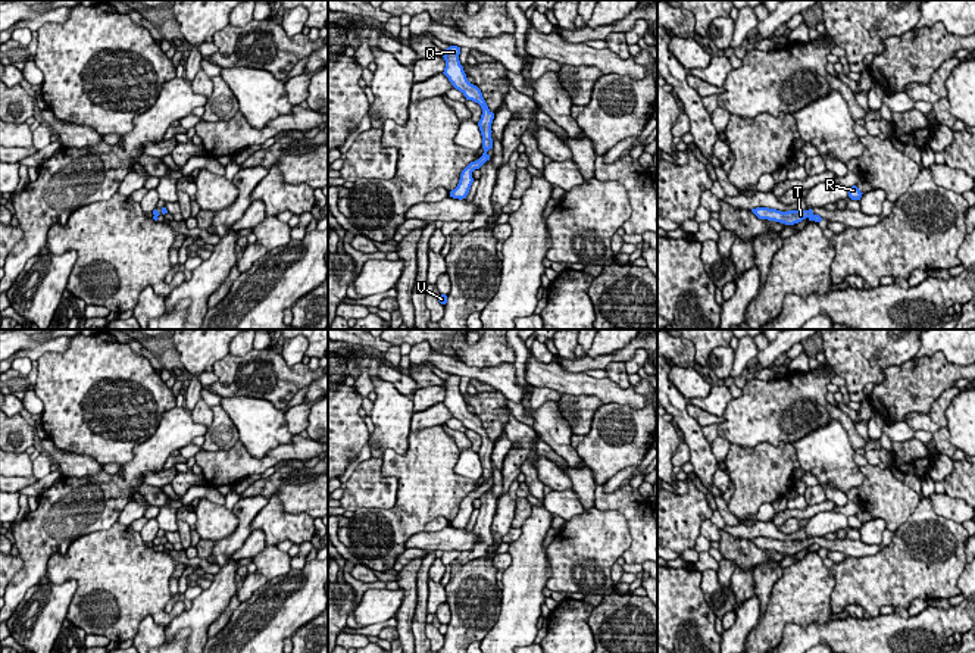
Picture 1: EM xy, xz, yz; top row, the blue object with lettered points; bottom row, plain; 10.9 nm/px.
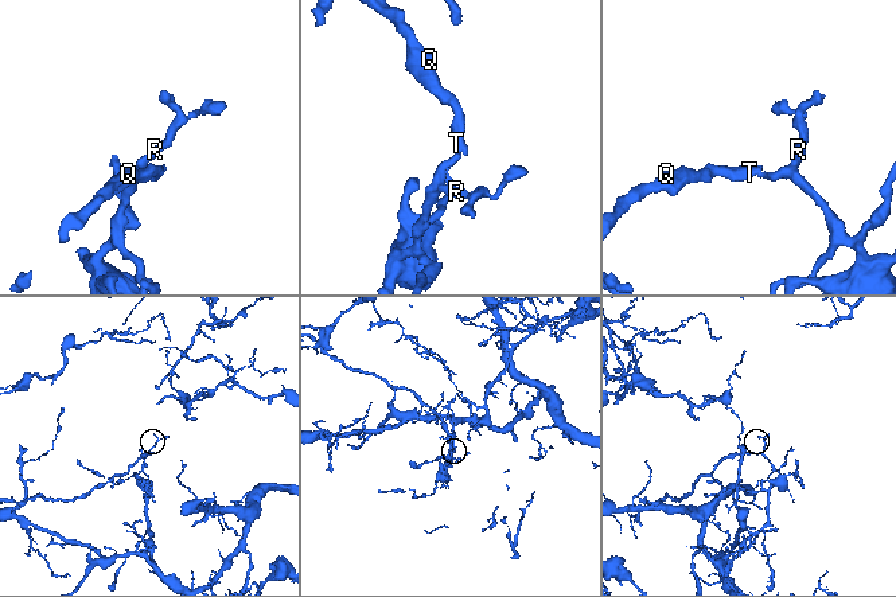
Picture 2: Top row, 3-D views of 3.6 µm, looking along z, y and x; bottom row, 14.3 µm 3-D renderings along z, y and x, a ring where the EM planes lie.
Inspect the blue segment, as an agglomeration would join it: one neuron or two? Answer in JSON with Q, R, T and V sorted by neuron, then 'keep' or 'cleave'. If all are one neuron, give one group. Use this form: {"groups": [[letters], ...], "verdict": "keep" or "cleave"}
{"groups": [["Q", "T"], ["R", "V"]], "verdict": "cleave"}

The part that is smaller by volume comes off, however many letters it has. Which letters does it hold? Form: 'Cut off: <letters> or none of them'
Cut off: Q, T

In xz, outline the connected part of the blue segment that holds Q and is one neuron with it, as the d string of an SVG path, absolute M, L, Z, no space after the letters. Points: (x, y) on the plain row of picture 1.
M450 375L444 379L443 387L446 390L446 397L443 403L449 407L451 415L466 427L466 429L472 429L481 435L482 444L478 456L482 465L482 478L484 482L487 482L490 478L493 478L491 453L494 449L494 443L488 438L481 419L468 410L463 396L459 390L459 384L460 377L457 375Z

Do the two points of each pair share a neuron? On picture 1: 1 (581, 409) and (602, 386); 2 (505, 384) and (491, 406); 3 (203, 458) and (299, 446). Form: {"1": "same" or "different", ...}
{"1": "different", "2": "different", "3": "same"}

